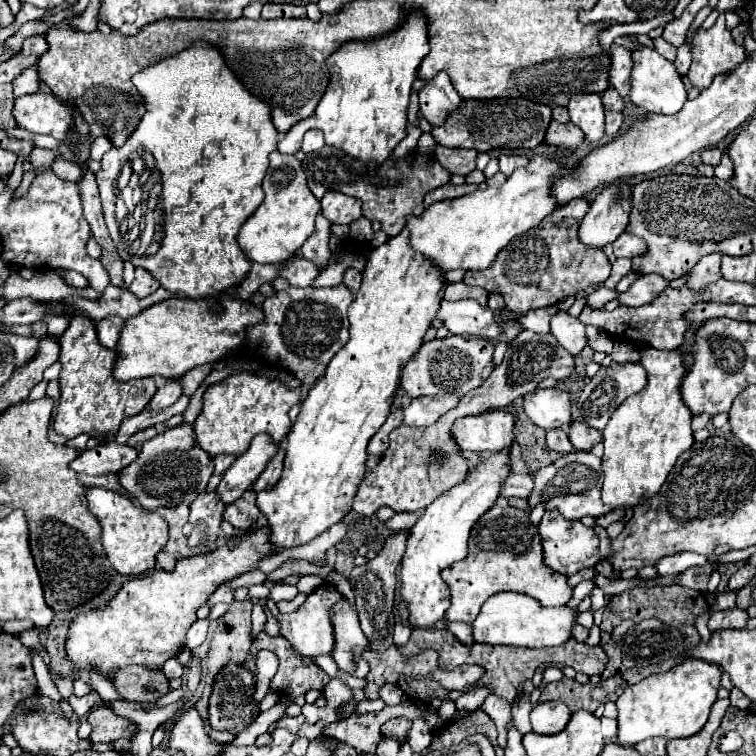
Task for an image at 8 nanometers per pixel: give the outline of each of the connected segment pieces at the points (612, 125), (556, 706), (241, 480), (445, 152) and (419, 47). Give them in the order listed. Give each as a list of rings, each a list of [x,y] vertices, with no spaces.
[[[613,111],[605,113],[605,133],[609,137],[613,137],[619,131],[621,123],[623,123],[623,113],[613,113]]]
[[[561,701],[535,703],[535,707],[531,709],[533,731],[543,733],[543,735],[553,735],[553,733],[563,731],[569,717],[571,717],[571,711]]]
[[[265,433],[253,437],[251,447],[241,457],[237,457],[235,463],[225,471],[215,491],[221,503],[229,505],[235,499],[239,499],[251,487],[251,483],[259,477],[261,469],[265,469],[265,461],[269,461],[269,457],[273,457],[277,449],[279,447],[273,445],[273,441],[265,437]]]
[[[439,145],[433,151],[433,157],[445,167],[449,169],[449,173],[457,173],[457,175],[467,175],[475,169],[475,159],[477,159],[477,151],[475,149],[459,149],[459,147],[445,147]]]
[[[409,9],[407,23],[377,41],[345,43],[327,59],[331,83],[317,105],[313,117],[297,123],[281,137],[277,150],[293,155],[301,149],[303,134],[309,127],[325,133],[325,143],[361,163],[385,163],[395,145],[407,135],[407,107],[411,85],[417,79],[417,65],[429,53],[425,35],[425,15]]]

